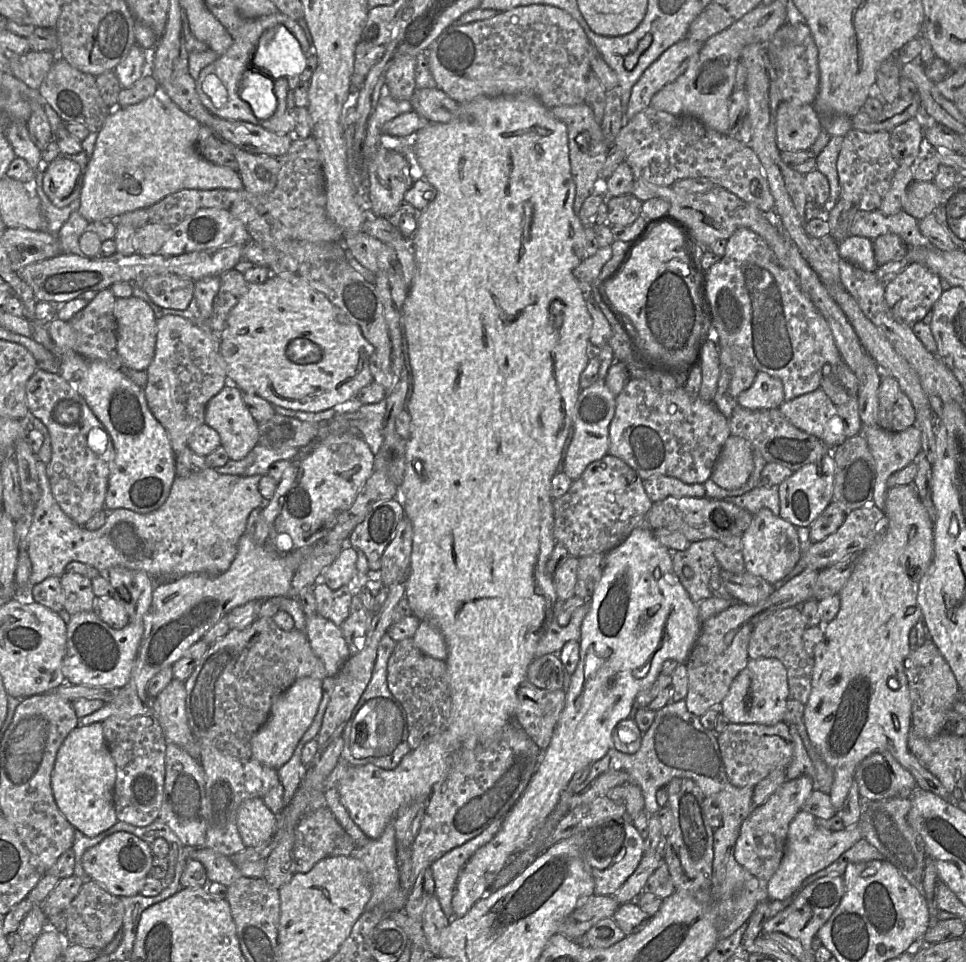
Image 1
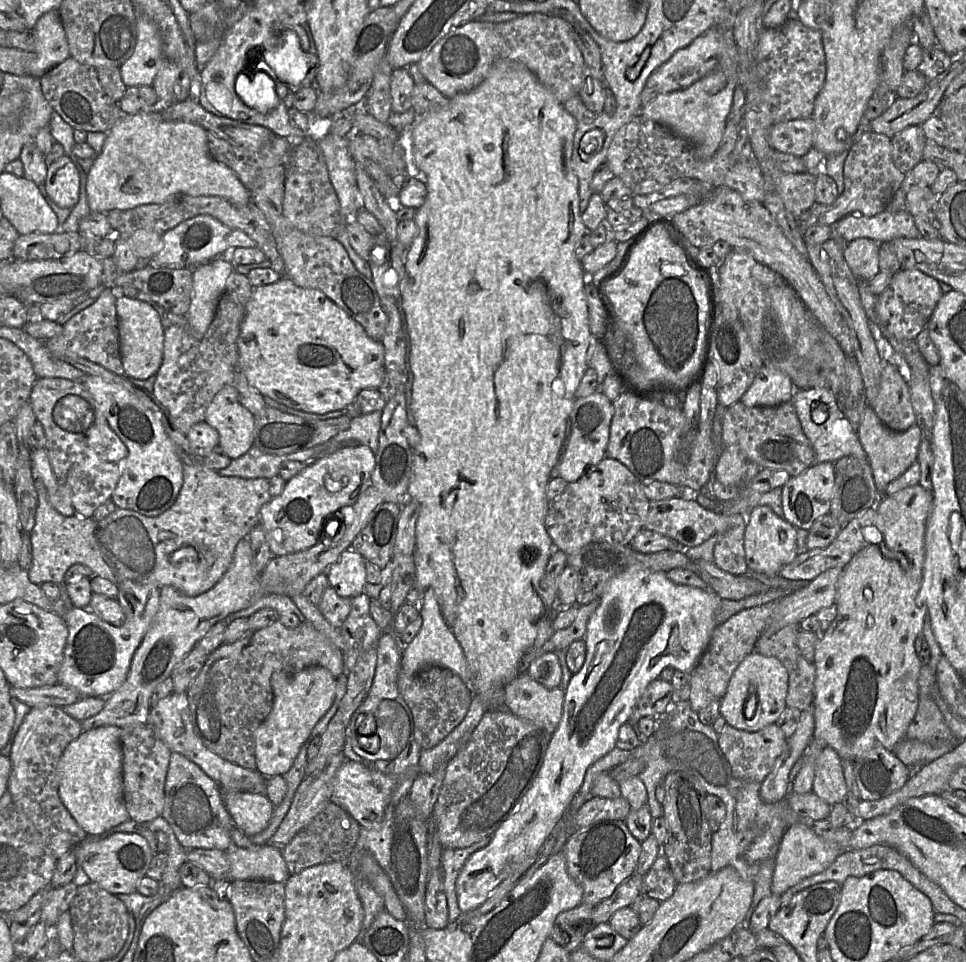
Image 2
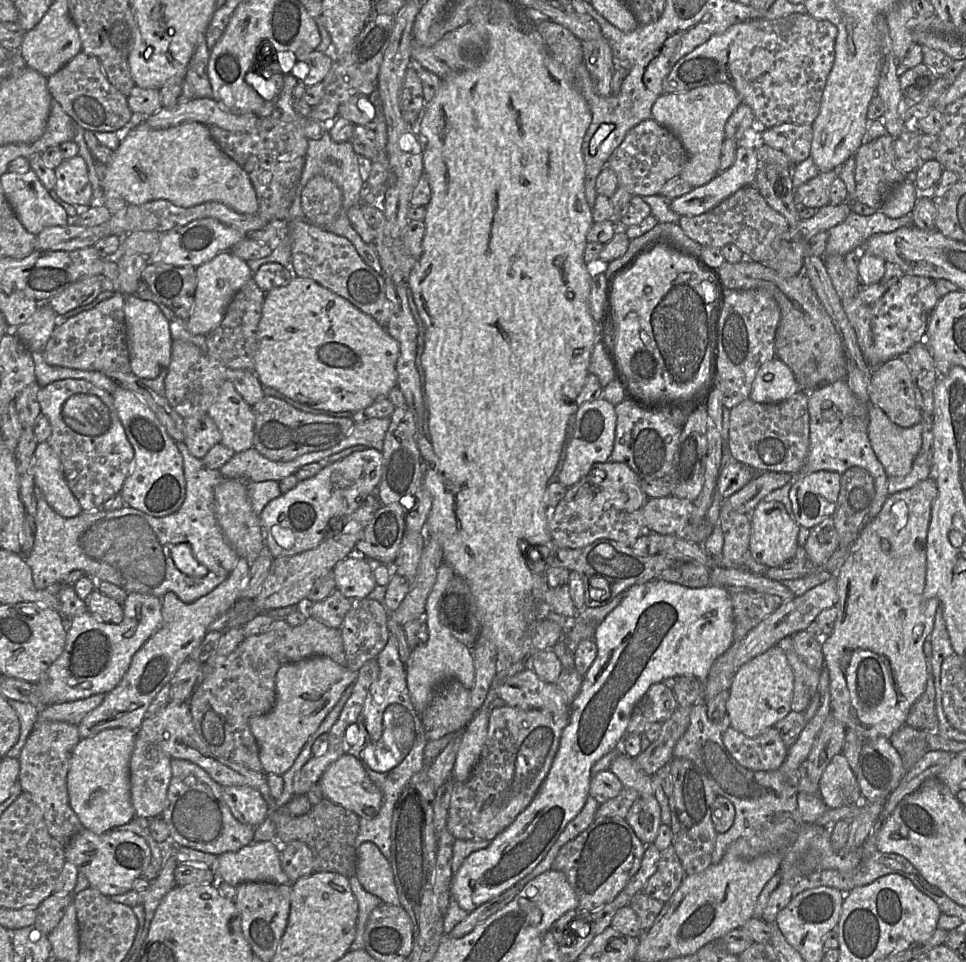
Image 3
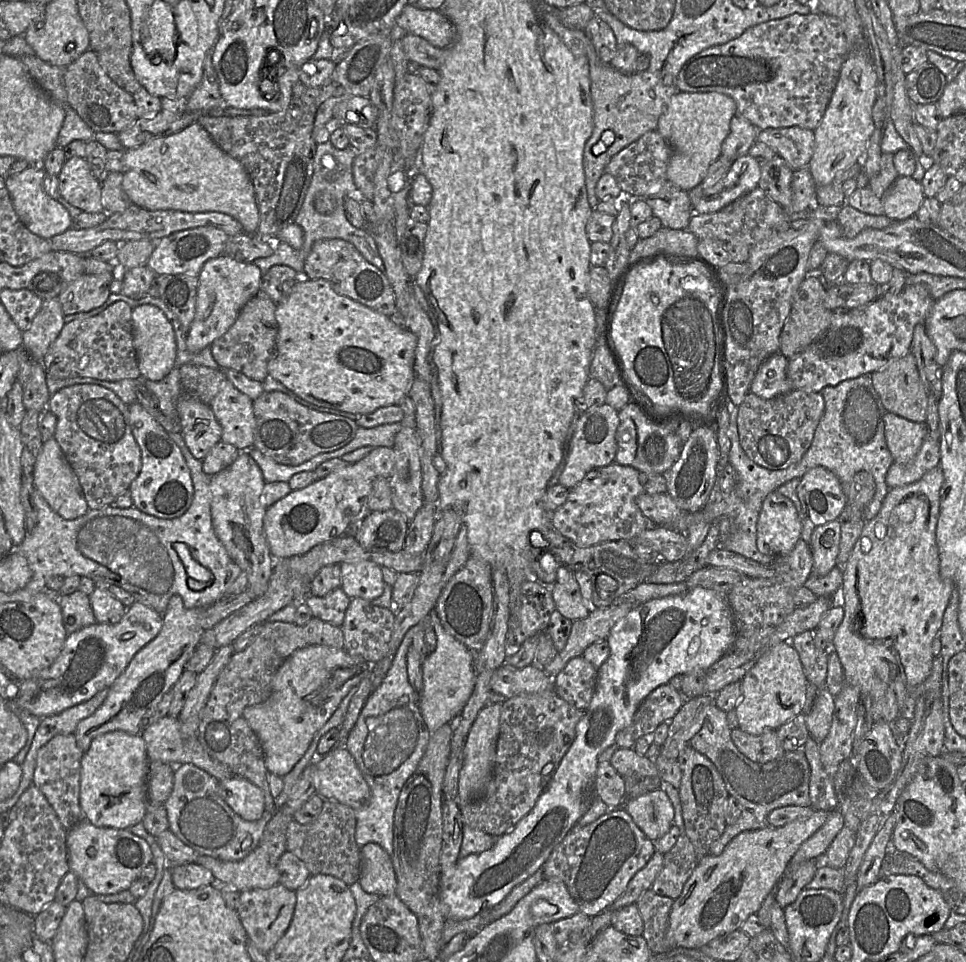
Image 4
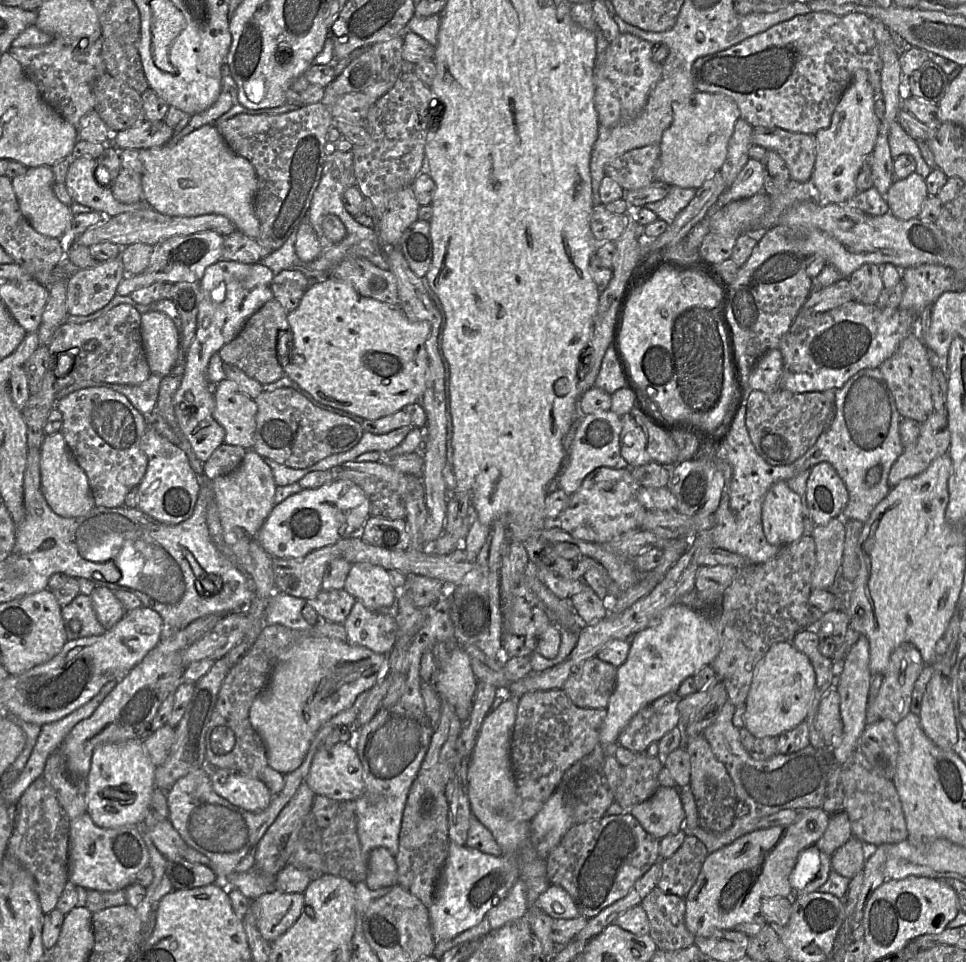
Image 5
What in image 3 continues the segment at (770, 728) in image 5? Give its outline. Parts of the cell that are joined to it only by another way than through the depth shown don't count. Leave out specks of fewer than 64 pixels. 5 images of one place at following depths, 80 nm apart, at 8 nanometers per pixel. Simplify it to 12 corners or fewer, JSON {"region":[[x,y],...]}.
{"region":[[776,645],[737,670],[731,726],[760,735],[792,711],[792,668]]}

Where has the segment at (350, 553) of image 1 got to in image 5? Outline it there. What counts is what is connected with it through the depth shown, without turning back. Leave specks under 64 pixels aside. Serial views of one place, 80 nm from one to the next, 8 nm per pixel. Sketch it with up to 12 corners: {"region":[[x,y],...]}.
{"region":[[352,564],[344,589],[373,611],[397,601],[388,570]]}

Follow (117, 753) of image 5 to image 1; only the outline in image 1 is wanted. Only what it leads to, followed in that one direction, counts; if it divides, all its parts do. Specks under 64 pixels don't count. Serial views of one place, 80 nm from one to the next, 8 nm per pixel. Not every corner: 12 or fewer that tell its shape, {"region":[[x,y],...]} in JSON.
{"region":[[102,723],[77,726],[51,774],[57,807],[94,837],[118,822]]}

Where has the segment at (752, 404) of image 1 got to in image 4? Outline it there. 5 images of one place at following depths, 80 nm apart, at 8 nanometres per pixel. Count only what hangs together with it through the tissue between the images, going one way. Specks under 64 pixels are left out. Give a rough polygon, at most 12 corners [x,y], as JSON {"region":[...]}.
{"region":[[779,351],[758,368],[750,392],[772,399],[793,390]]}

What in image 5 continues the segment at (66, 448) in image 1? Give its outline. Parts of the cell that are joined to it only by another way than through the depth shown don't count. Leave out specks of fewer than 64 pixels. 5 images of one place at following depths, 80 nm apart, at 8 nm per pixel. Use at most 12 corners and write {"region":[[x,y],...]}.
{"region":[[124,395],[60,398],[59,432],[95,506],[124,506],[148,459],[146,417]]}

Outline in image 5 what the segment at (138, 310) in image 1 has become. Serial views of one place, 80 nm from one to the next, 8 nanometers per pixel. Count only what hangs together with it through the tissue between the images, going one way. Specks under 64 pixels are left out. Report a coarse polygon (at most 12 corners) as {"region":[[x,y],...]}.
{"region":[[160,311],[141,314],[151,374],[175,367],[179,334]]}

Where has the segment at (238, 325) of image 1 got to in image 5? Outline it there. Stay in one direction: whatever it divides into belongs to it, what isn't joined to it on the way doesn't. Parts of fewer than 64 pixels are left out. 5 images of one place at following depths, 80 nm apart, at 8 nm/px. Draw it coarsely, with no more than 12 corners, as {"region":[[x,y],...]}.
{"region":[[339,279],[287,313],[284,366],[378,419],[425,391],[431,332]]}

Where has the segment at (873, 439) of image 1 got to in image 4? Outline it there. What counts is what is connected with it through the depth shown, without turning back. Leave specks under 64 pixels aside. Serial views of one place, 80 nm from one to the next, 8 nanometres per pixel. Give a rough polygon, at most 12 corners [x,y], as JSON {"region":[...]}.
{"region":[[888,411],[886,444],[894,463],[909,463],[924,442],[926,424]]}

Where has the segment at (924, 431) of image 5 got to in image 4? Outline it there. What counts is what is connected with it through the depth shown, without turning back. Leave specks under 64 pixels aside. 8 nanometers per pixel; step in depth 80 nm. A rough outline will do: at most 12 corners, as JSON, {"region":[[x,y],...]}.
{"region":[[928,431],[916,456],[893,463],[888,487],[920,480],[940,463],[940,433]]}

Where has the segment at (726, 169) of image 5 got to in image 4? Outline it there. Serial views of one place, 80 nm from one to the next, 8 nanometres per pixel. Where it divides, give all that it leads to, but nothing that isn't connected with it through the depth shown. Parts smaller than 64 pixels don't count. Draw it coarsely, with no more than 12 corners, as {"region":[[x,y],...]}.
{"region":[[736,114],[722,144],[730,162],[749,154],[758,128]]}

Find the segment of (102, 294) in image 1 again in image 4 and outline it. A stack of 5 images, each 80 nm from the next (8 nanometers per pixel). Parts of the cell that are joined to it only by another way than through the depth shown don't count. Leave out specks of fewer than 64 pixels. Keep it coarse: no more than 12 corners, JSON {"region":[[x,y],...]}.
{"region":[[132,310],[65,323],[41,360],[56,379],[139,380]]}

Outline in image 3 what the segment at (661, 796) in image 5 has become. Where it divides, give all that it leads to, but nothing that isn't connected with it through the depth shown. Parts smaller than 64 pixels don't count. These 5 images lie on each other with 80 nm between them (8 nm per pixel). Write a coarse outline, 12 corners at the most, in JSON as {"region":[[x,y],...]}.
{"region":[[654,795],[634,801],[625,819],[644,844],[662,824]]}

